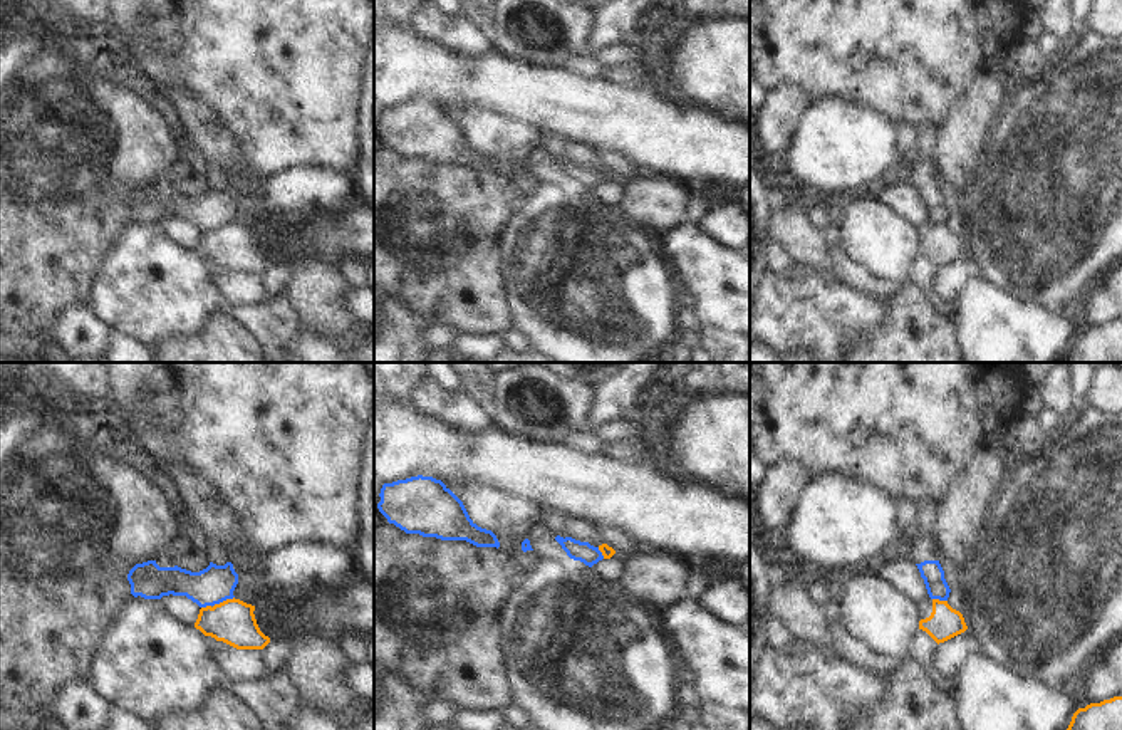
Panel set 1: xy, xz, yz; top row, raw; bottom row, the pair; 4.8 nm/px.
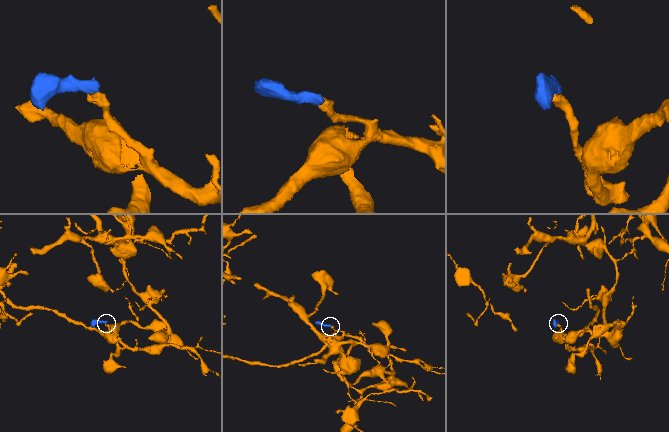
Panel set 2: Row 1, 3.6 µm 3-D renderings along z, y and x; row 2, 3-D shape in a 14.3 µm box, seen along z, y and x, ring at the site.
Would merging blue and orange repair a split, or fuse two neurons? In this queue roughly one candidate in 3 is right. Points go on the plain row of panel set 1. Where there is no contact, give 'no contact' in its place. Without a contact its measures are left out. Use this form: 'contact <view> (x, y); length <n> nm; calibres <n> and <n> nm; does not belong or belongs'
contact xy (223, 224); length 120 nm; calibres 180 and 220 nm; does not belong

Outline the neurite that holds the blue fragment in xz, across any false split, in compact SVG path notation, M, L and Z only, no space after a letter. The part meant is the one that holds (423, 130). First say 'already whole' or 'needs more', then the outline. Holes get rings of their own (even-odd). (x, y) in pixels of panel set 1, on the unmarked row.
already whole; M418 99L384 107L379 121L379 136L406 158L500 171L496 159L478 151L463 126L441 104Z

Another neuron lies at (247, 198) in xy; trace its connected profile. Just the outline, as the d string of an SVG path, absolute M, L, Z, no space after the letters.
M248 178L245 181L245 190L238 195L238 208L248 210L248 208L257 205L257 201L258 201L258 195L257 195L258 185L260 183L252 180L252 178Z

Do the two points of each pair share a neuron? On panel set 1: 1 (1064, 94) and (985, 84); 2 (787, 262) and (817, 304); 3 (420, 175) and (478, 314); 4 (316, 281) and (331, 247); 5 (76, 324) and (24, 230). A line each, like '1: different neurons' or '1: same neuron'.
1: different neurons
2: different neurons
3: same neuron
4: different neurons
5: different neurons

